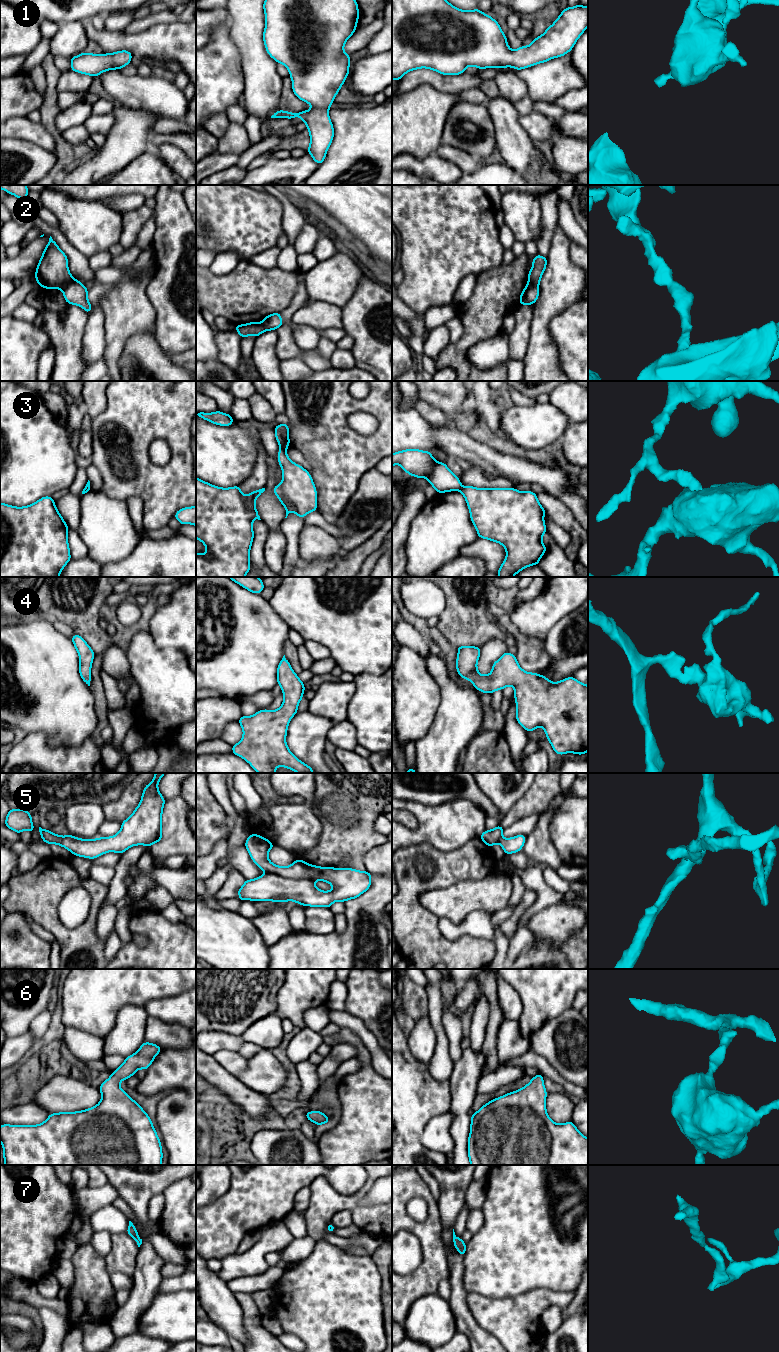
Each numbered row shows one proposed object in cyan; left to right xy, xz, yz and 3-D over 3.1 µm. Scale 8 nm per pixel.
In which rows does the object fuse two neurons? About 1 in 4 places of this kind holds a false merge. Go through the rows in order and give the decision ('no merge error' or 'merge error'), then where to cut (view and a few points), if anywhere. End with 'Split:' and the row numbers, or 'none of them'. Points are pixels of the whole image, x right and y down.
1: no merge error | no cut
2: merge error | xy (73, 278), (61, 289)
3: merge error | xz (280, 447), (285, 450)
4: no merge error | no cut
5: no merge error | no cut
6: no merge error | no cut
7: no merge error | no cut
Split: 2, 3

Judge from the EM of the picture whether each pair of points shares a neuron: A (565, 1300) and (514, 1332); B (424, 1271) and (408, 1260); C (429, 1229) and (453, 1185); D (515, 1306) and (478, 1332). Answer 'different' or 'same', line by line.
A: same
B: different
C: different
D: different

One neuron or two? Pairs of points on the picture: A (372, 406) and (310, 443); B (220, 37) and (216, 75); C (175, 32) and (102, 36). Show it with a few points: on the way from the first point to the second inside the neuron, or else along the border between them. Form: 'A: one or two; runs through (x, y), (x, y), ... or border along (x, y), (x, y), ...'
A: one; runs through (357, 405), (348, 405), (325, 428)
B: one; runs through (220, 46), (220, 60), (217, 66)
C: one; runs through (157, 41), (120, 41)

